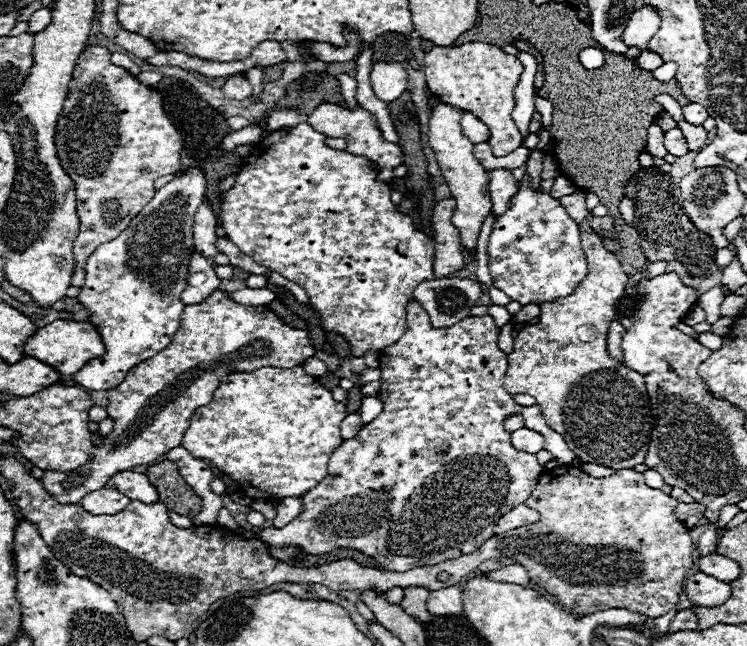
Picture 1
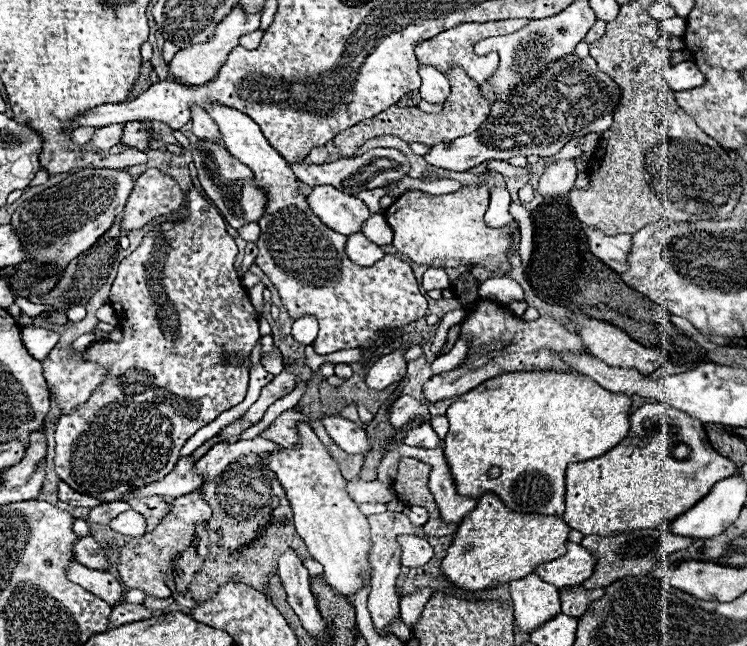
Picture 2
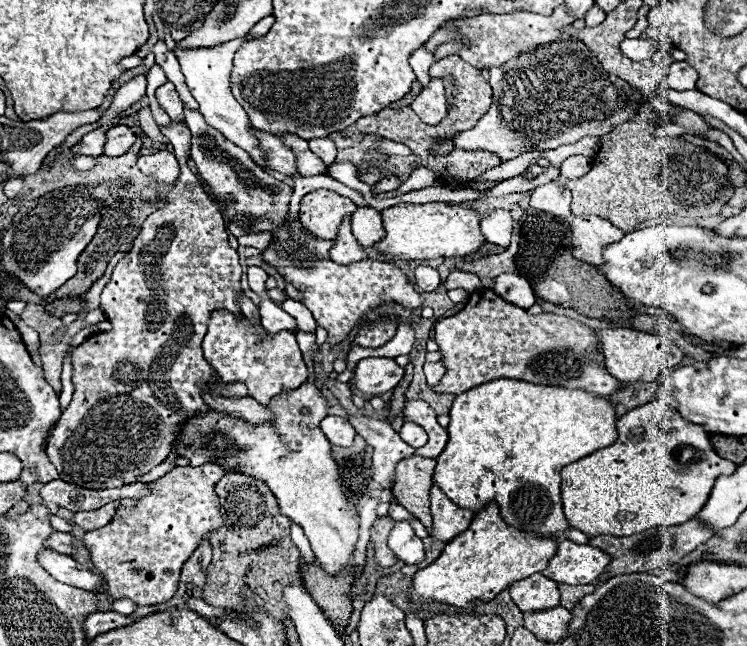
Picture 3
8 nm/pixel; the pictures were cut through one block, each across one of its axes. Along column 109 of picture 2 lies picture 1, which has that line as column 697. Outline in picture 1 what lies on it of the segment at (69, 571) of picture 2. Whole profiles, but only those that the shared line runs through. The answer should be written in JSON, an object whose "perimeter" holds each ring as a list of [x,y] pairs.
{"perimeter":[[[696,572],[686,578],[684,584],[686,596],[700,606],[720,606],[730,596],[730,586],[722,580],[716,580],[704,572]]]}

